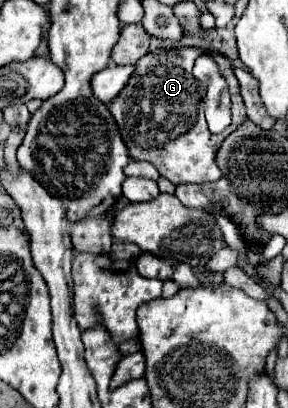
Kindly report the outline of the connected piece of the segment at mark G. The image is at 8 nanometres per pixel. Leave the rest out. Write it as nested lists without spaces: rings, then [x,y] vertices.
[[[177,47],[177,49],[157,49],[147,53],[137,65],[133,75],[129,77],[129,85],[125,91],[109,103],[109,111],[125,139],[125,147],[129,147],[129,157],[135,161],[147,161],[157,167],[161,177],[169,179],[173,185],[181,183],[207,183],[221,179],[221,169],[215,163],[215,155],[237,125],[247,117],[243,97],[239,93],[239,83],[233,73],[233,63],[221,55],[213,53],[219,61],[221,75],[229,83],[231,103],[233,103],[233,121],[227,131],[219,135],[211,135],[205,123],[203,113],[195,113],[193,109],[193,61],[201,49],[195,47]]]

